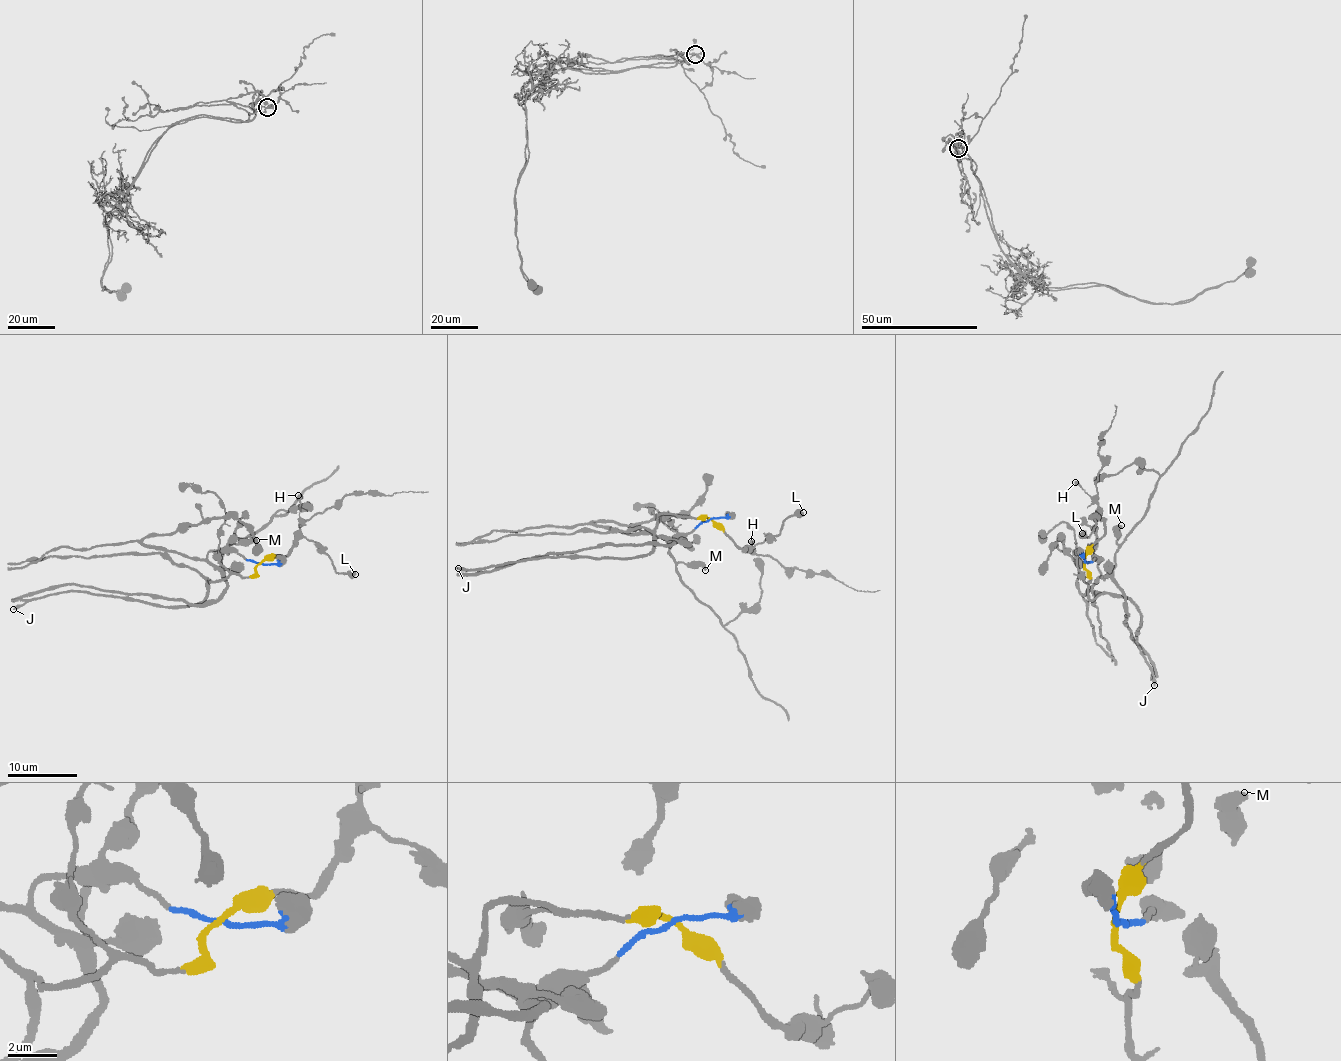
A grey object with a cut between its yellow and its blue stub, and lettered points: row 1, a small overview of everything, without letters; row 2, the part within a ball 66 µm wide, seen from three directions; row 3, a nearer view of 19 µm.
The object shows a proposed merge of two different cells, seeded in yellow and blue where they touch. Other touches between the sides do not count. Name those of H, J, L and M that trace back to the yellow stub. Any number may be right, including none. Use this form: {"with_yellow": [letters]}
{"with_yellow": ["H", "J", "L"]}

